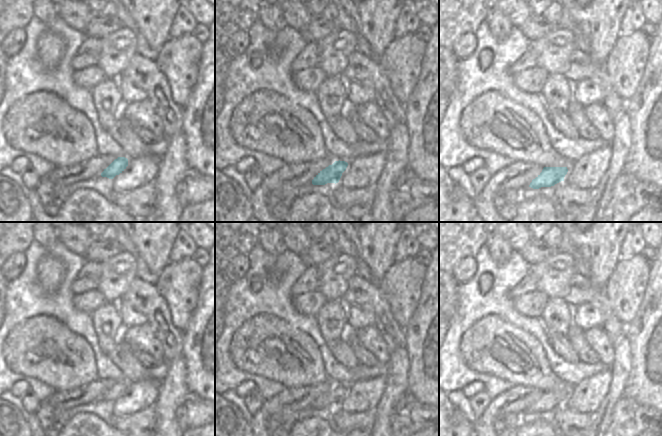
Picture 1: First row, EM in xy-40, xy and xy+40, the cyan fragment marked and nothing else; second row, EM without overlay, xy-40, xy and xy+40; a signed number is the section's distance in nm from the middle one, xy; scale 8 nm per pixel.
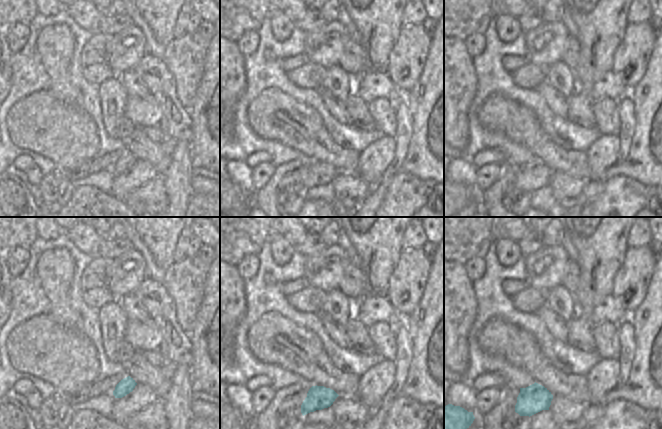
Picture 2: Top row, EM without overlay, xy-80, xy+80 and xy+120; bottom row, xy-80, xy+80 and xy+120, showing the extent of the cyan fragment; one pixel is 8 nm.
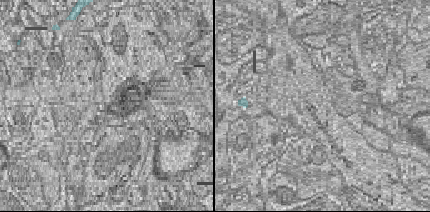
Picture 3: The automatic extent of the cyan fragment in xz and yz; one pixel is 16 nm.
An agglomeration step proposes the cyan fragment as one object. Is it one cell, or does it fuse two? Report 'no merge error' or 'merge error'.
no merge error

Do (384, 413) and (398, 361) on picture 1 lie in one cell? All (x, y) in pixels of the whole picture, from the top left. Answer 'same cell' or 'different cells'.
same cell

